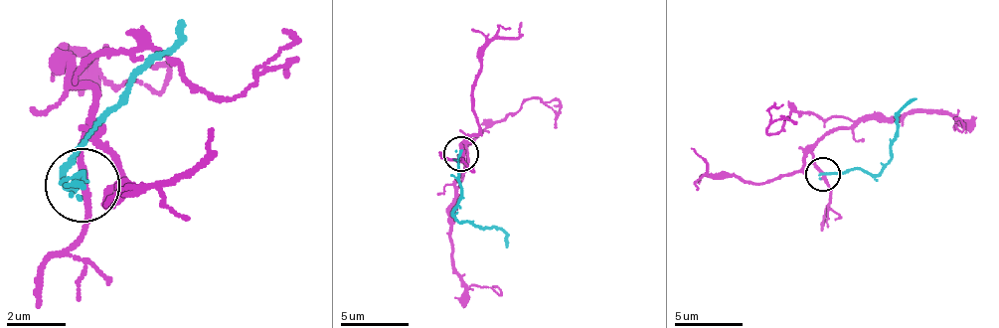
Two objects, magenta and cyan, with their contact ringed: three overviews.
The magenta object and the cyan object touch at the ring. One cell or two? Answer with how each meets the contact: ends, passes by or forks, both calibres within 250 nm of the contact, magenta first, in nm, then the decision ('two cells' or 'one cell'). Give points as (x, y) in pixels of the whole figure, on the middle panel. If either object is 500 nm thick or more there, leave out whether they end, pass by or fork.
magenta passes by | cyan ends | 240/220 nm | two cells

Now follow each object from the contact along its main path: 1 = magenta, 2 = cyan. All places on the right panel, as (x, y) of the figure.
1: (823, 175), (813, 147), (827, 133), (851, 123), (844, 116), (796, 109), (768, 133), (768, 109), (782, 102)
2: (823, 175), (865, 168), (875, 175), (885, 165), (896, 133), (896, 116), (915, 99)

